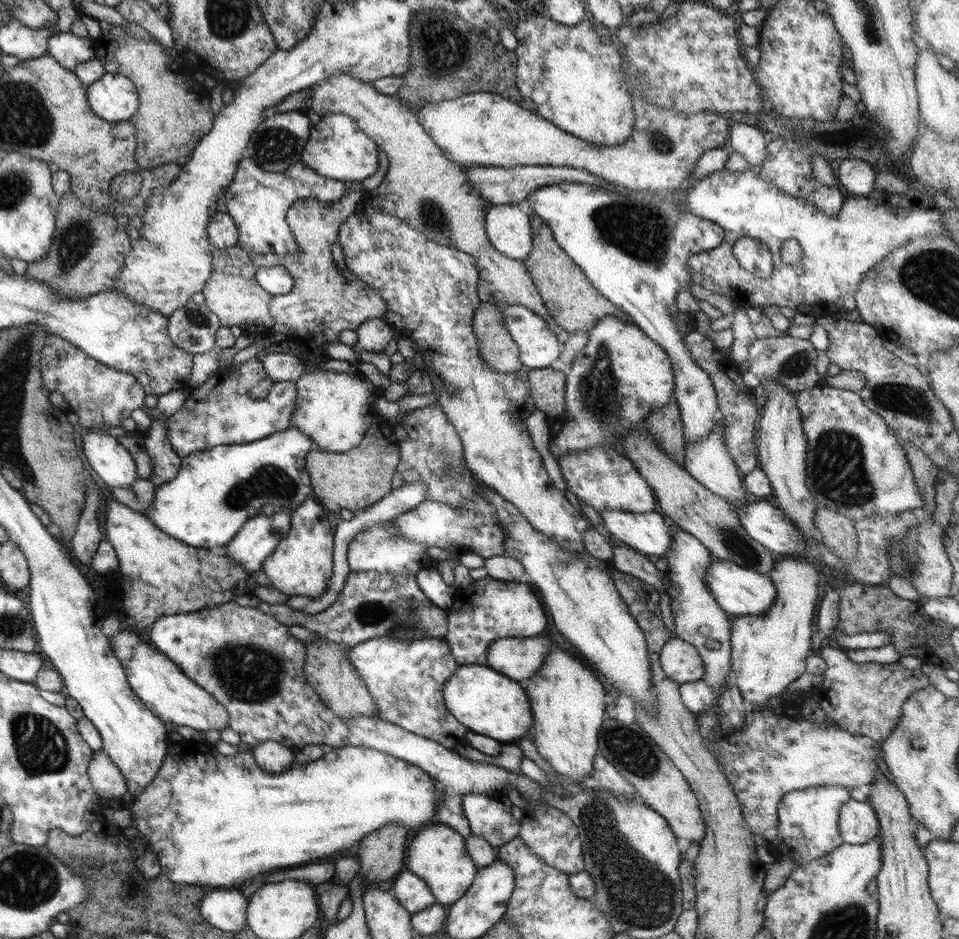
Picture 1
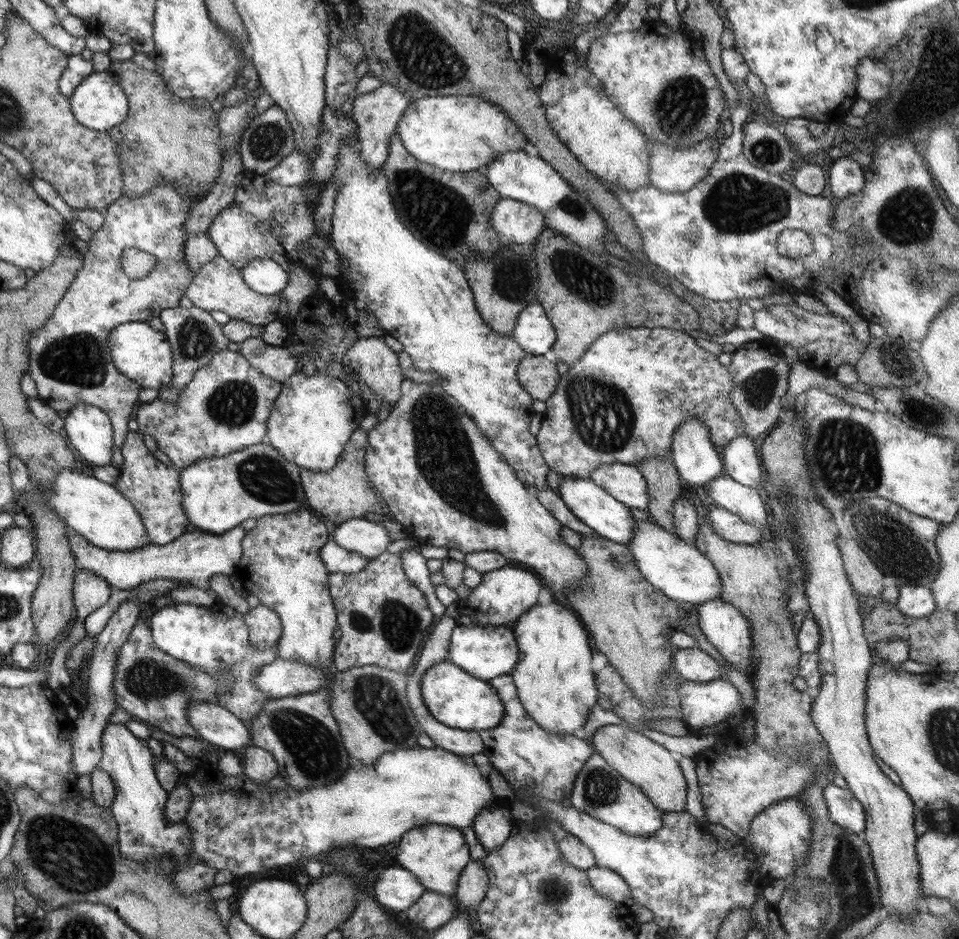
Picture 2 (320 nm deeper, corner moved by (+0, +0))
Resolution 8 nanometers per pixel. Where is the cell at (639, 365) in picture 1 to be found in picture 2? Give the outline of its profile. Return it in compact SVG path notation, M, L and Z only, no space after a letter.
M645 327L612 330L598 337L598 339L591 344L590 348L588 348L588 351L580 358L580 361L574 363L574 365L560 377L556 391L552 394L552 397L545 402L547 407L542 414L545 423L542 424L538 434L535 436L537 438L537 445L550 470L557 472L563 477L585 479L590 479L592 471L600 469L602 465L619 463L632 467L640 467L642 461L652 459L652 457L666 457L666 453L671 450L674 431L689 418L701 420L704 426L709 430L711 441L716 447L722 448L737 436L745 436L745 426L743 426L741 416L734 408L732 401L730 401L730 390L732 390L734 386L736 386L736 383L734 383L728 367L722 366L717 356L712 354L712 352L708 352L708 350L704 350L704 348L698 346L696 338L689 333L671 330L670 328Z

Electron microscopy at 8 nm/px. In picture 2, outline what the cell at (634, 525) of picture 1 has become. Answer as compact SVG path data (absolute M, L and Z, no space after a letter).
M562 477L559 481L558 494L569 510L572 511L572 514L576 515L578 520L587 524L595 534L627 546L632 538L632 531L635 525L635 511L616 500L591 478Z

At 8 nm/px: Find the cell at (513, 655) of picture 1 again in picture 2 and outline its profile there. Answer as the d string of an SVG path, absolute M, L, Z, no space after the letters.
M461 620L451 632L446 660L480 680L489 681L497 676L510 675L517 661L516 643L511 626L485 626L472 620Z

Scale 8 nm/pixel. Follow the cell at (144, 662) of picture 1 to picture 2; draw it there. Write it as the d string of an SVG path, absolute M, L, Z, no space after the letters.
M195 702L189 706L188 721L196 728L200 738L220 751L252 745L248 725L223 706Z

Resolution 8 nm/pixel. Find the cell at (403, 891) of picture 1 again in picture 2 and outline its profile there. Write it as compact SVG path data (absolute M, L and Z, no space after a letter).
M394 864L375 878L374 896L388 910L406 910L427 891L408 870Z

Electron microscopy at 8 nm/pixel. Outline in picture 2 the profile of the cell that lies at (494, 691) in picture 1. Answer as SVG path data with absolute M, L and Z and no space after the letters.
M448 660L434 663L423 672L420 681L423 703L430 714L450 728L483 731L500 724L505 715L503 704L496 689L488 681L480 680Z

